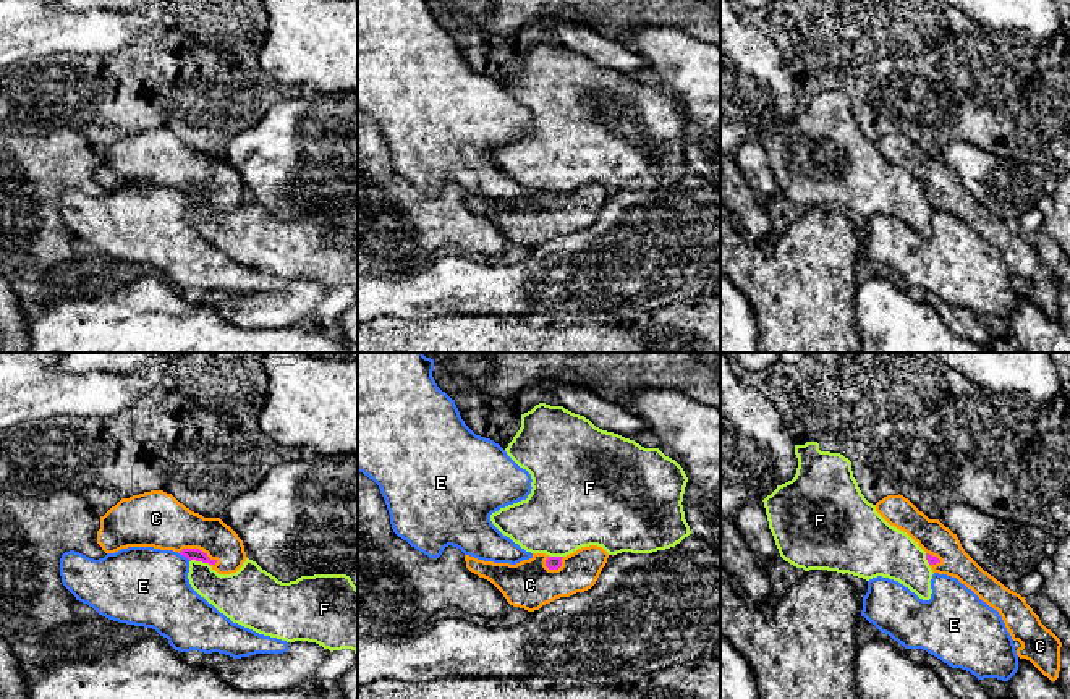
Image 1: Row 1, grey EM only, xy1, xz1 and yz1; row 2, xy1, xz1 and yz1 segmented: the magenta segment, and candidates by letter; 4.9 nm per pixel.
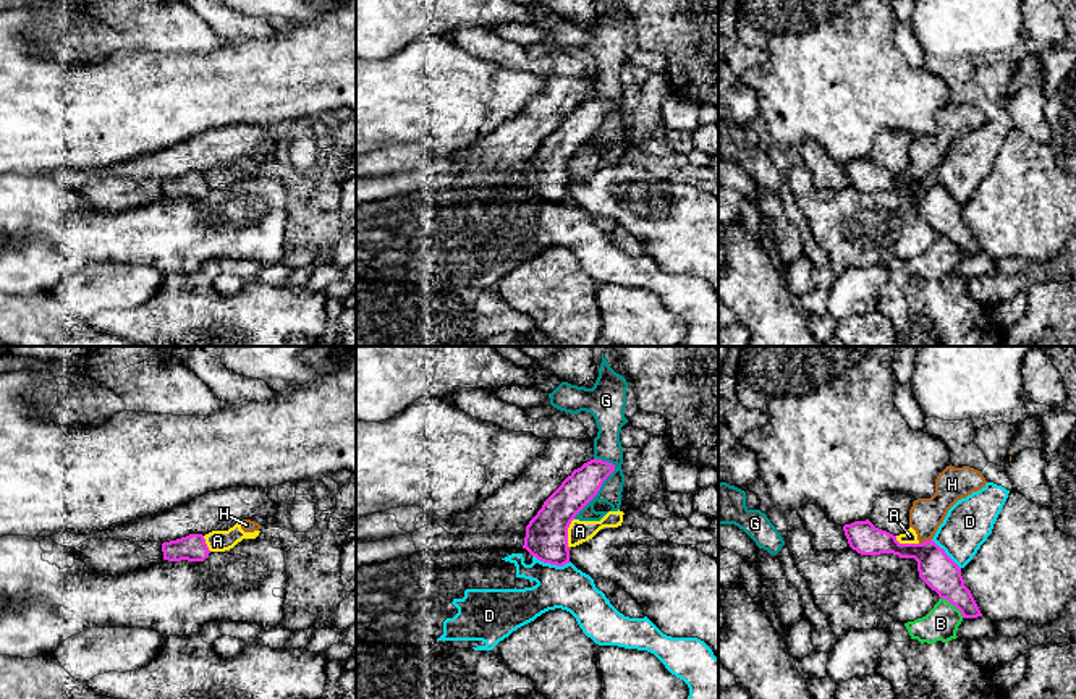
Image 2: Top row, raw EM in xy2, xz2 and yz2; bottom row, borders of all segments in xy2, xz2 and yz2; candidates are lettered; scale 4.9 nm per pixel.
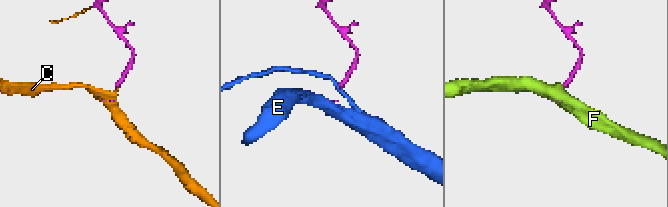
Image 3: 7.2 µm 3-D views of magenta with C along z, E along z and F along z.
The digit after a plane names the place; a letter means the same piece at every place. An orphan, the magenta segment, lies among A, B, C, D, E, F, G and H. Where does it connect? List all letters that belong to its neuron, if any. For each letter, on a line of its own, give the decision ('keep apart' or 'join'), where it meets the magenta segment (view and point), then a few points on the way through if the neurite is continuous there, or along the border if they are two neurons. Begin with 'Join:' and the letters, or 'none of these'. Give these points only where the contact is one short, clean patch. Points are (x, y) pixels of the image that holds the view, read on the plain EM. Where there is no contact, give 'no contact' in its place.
Join: C
A: keep apart; contact xz2 (567, 170); border xz2 (573, 156), (568, 165), (567, 183)
B: keep apart; contact yz2 (953, 241); border yz2 (940, 235), (945, 235), (963, 254)
C: join; contact xy1 (198, 186)
D: keep apart; contact xz2 (552, 201); border xz2 (533, 193), (557, 203), (570, 199)
E: keep apart; contact xy1 (185, 193); border xy1 (178, 191), (190, 198)
F: keep apart; contact xy1 (199, 198); border xy1 (190, 198), (209, 203)
G: keep apart; contact xz2 (599, 127); border xz2 (614, 101), (614, 109), (597, 131), (573, 156)
H: keep apart; contact yz2 (926, 178); border yz2 (931, 175), (919, 182)

